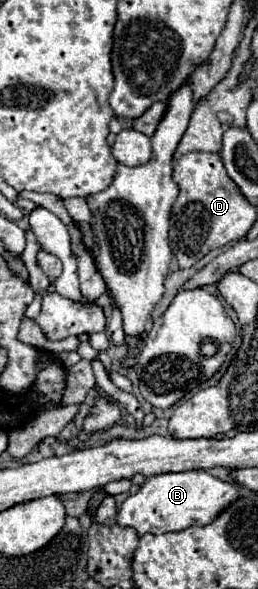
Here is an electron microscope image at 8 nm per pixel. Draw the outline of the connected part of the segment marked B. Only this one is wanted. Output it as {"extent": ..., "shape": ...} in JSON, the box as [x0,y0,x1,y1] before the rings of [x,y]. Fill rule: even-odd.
{"extent":[117,471,239,535],"shape":[[[183,471],[183,473],[161,473],[147,477],[137,493],[129,495],[117,511],[117,525],[131,527],[137,535],[145,533],[169,533],[183,531],[193,525],[211,523],[231,501],[239,497],[237,485],[211,477],[205,471]]]}

